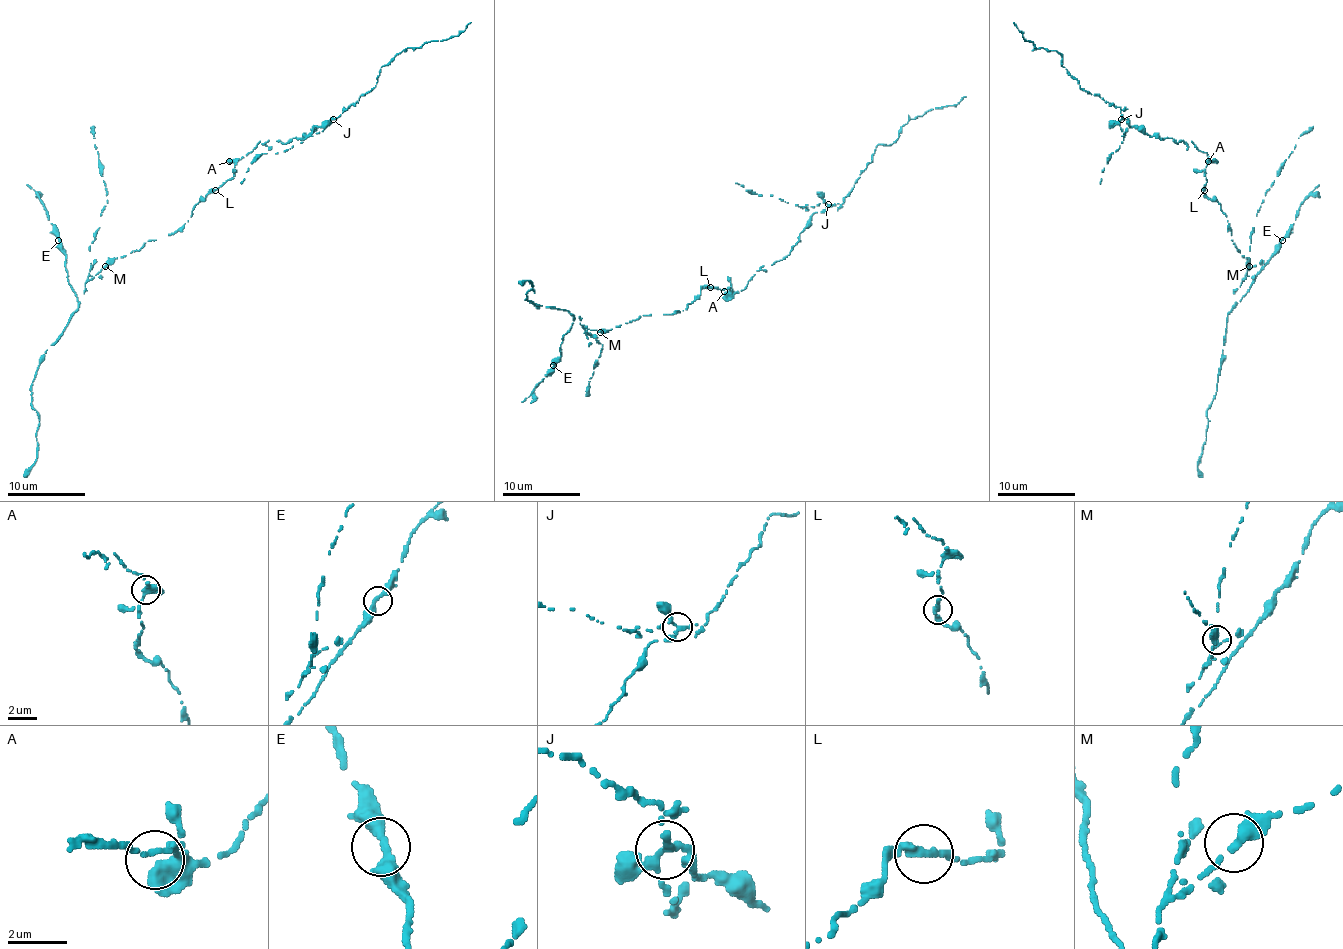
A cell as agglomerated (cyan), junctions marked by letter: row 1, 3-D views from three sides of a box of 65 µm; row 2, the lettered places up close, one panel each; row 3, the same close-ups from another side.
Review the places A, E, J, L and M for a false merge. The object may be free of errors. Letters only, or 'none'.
J

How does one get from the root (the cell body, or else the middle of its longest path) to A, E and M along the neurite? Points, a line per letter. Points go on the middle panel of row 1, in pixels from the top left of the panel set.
A: (708, 285), (730, 289), (724, 291)
E: (708, 285), (672, 315), (642, 315), (609, 330), (590, 330), (578, 318), (563, 336), (561, 355), (553, 365)
M: (708, 285), (701, 289), (683, 311), (672, 315), (642, 315), (600, 332)

